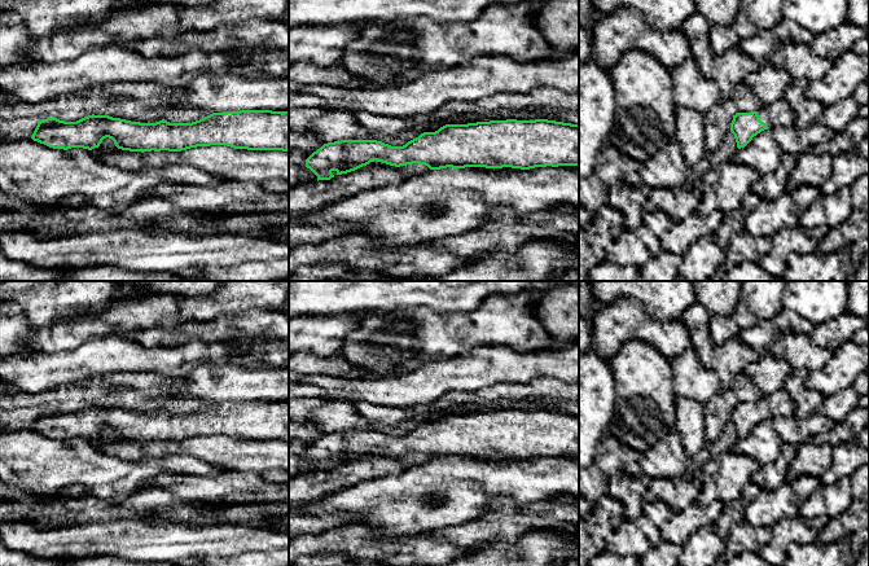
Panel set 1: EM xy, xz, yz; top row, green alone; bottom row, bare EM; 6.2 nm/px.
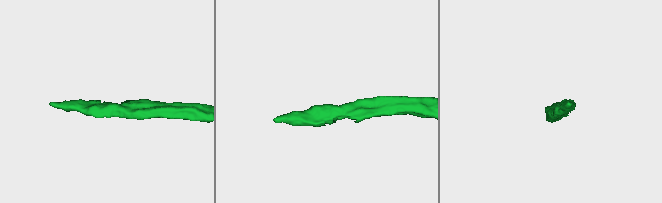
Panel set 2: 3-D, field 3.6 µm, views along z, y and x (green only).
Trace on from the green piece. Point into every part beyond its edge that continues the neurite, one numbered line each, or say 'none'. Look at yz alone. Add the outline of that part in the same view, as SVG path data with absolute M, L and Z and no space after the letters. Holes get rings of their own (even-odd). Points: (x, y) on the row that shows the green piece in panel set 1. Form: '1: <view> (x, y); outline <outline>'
1: yz (780, 113); outline M781 98L771 105L763 105L758 115L769 128L795 124L796 115L789 102Z

